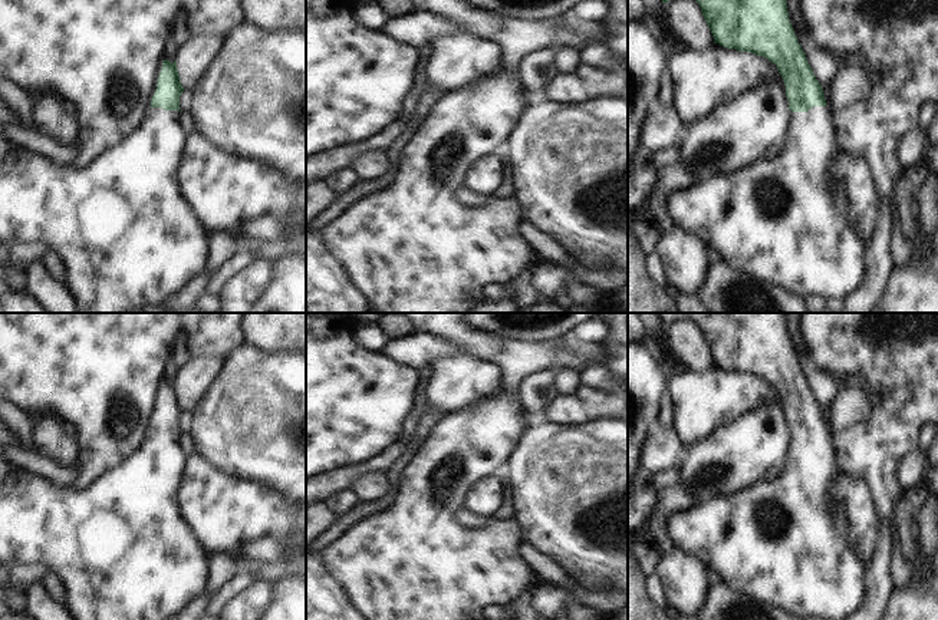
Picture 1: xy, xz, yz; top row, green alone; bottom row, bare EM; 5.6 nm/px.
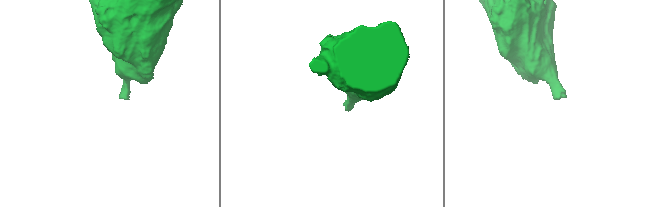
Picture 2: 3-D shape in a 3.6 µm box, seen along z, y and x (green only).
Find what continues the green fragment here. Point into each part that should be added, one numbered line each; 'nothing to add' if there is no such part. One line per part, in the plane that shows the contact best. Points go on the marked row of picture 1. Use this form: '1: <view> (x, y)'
1: yz (787, 223)

